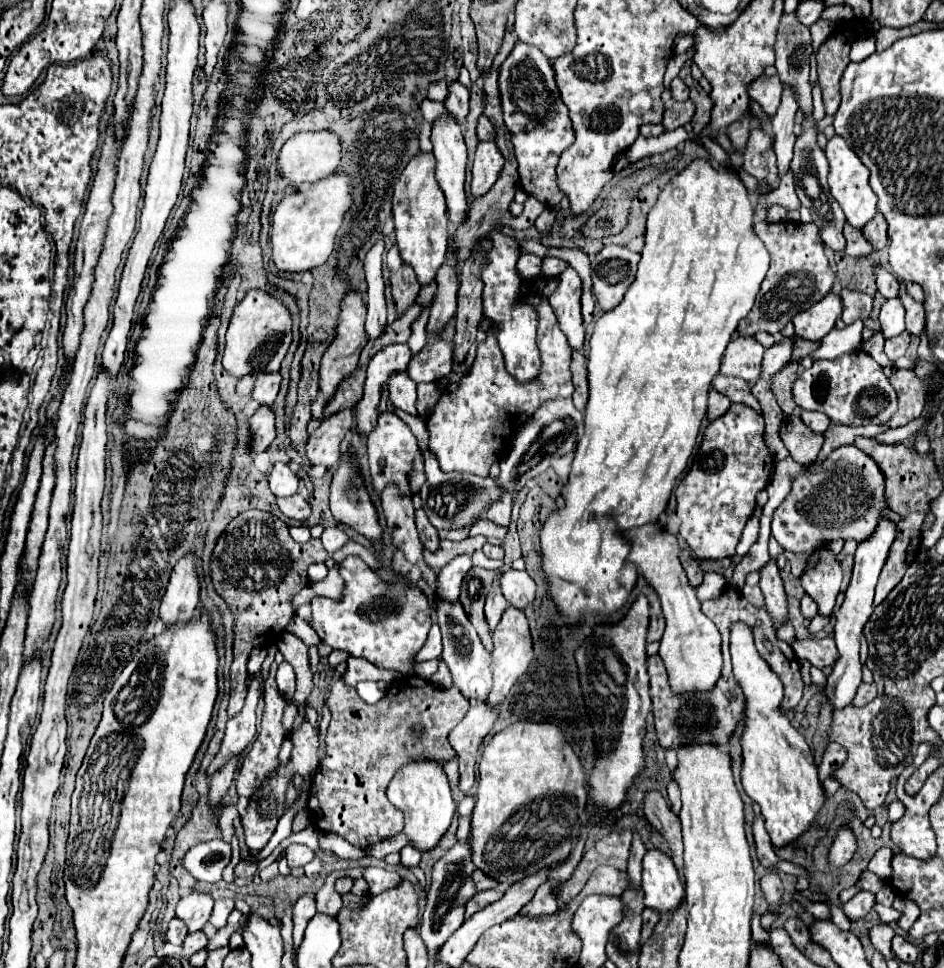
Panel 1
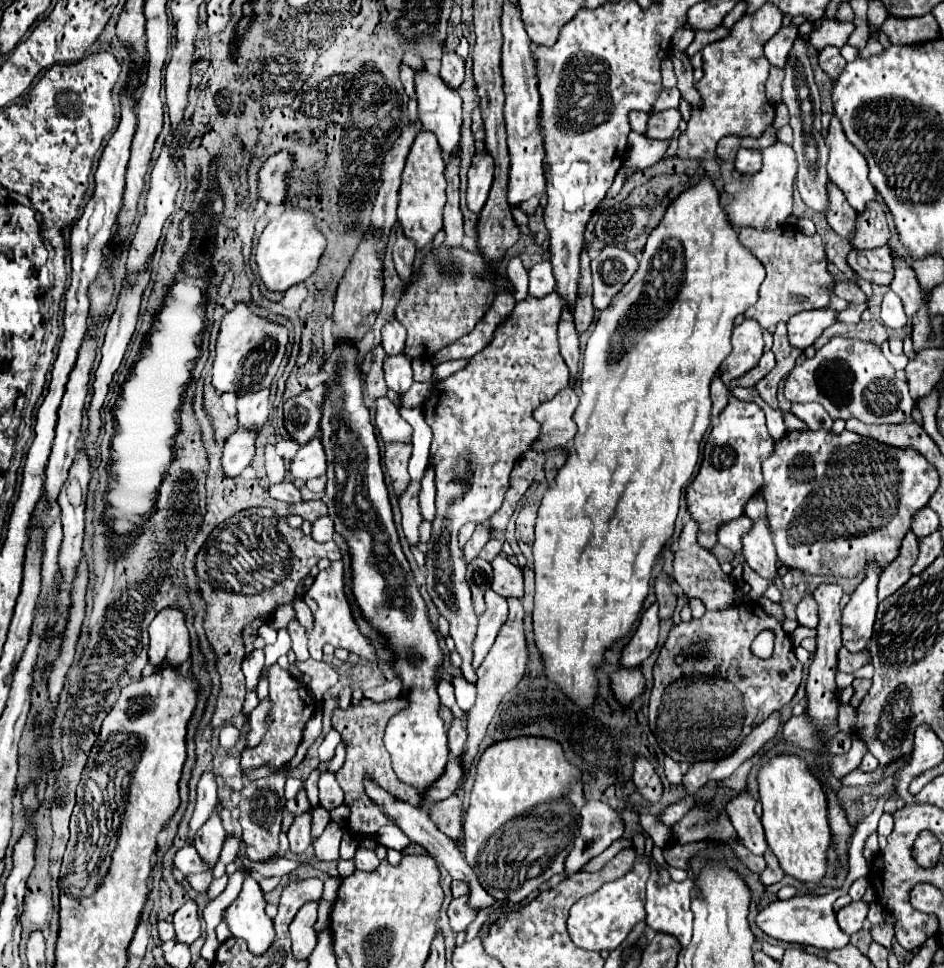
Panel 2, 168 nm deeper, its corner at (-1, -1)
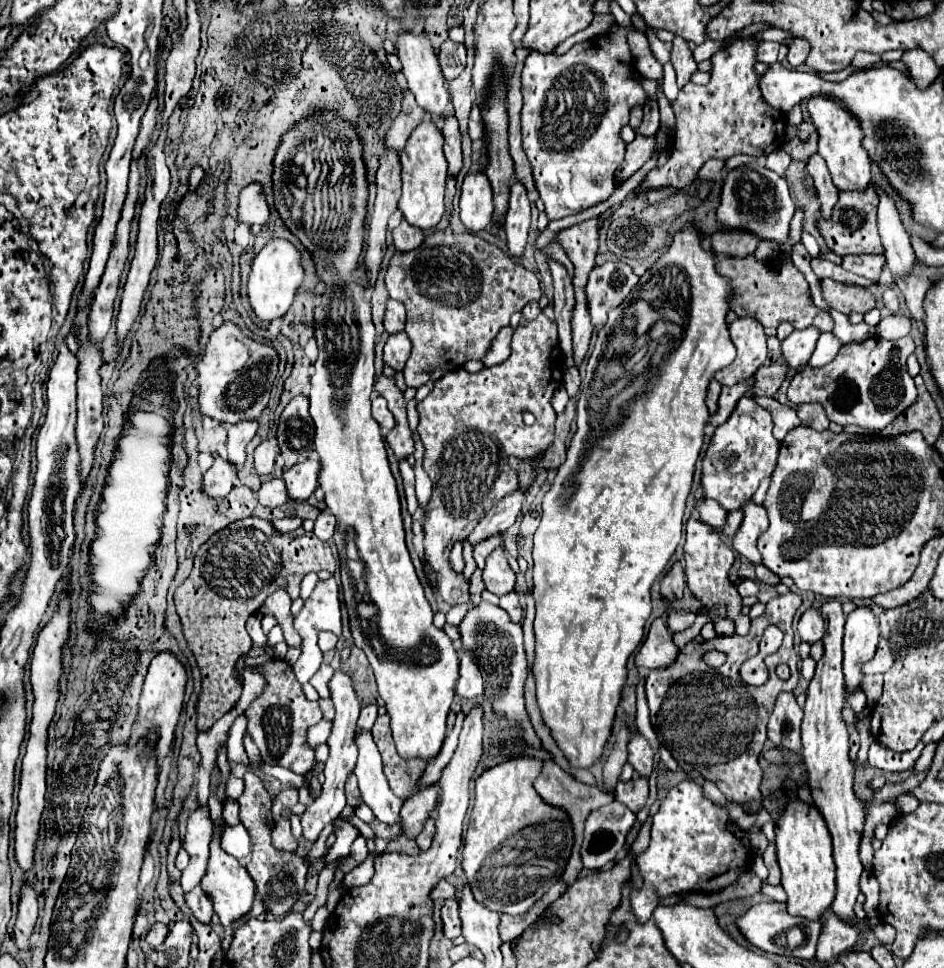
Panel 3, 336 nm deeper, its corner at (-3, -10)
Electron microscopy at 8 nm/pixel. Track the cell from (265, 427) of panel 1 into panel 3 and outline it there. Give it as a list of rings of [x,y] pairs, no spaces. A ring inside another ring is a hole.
[[[216,458],[214,466],[204,472],[204,492],[212,498],[224,498],[234,488],[234,480],[238,478],[238,470],[232,462],[224,458]]]

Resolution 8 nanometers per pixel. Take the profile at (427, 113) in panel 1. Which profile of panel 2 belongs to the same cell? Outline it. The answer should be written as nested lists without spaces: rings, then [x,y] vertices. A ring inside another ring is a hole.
[[[402,63],[402,67],[400,67],[400,79],[402,79],[404,91],[410,97],[414,97],[414,69],[410,69],[406,63]]]

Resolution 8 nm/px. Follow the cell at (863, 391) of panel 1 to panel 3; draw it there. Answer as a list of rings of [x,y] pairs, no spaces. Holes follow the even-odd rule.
[[[870,336],[864,342],[844,344],[826,366],[800,368],[790,380],[788,400],[796,406],[816,402],[826,410],[828,420],[840,426],[854,424],[864,430],[882,430],[916,402],[916,386],[906,370],[906,358],[912,352],[914,342],[910,336],[900,340]]]

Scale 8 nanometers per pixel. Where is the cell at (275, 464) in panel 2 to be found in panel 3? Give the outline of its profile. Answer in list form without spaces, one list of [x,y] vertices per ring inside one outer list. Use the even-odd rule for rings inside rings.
[[[262,442],[256,452],[254,452],[254,464],[256,464],[256,470],[258,474],[268,480],[274,472],[274,464],[276,464],[276,448],[272,448],[270,442]]]

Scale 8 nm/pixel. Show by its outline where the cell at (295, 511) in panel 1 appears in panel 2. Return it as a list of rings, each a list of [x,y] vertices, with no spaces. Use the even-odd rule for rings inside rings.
[[[282,481],[282,483],[270,485],[270,487],[268,487],[268,495],[270,495],[272,499],[284,501],[284,503],[298,503],[298,501],[302,501],[300,491],[294,487],[292,481]]]

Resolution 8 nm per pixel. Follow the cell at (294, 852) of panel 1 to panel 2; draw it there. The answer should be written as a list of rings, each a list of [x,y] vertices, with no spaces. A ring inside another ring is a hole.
[[[310,807],[306,813],[298,815],[292,823],[292,827],[288,829],[288,839],[290,839],[290,851],[292,853],[302,853],[308,849],[308,845],[312,843],[310,837],[310,825],[312,825],[312,809]]]

